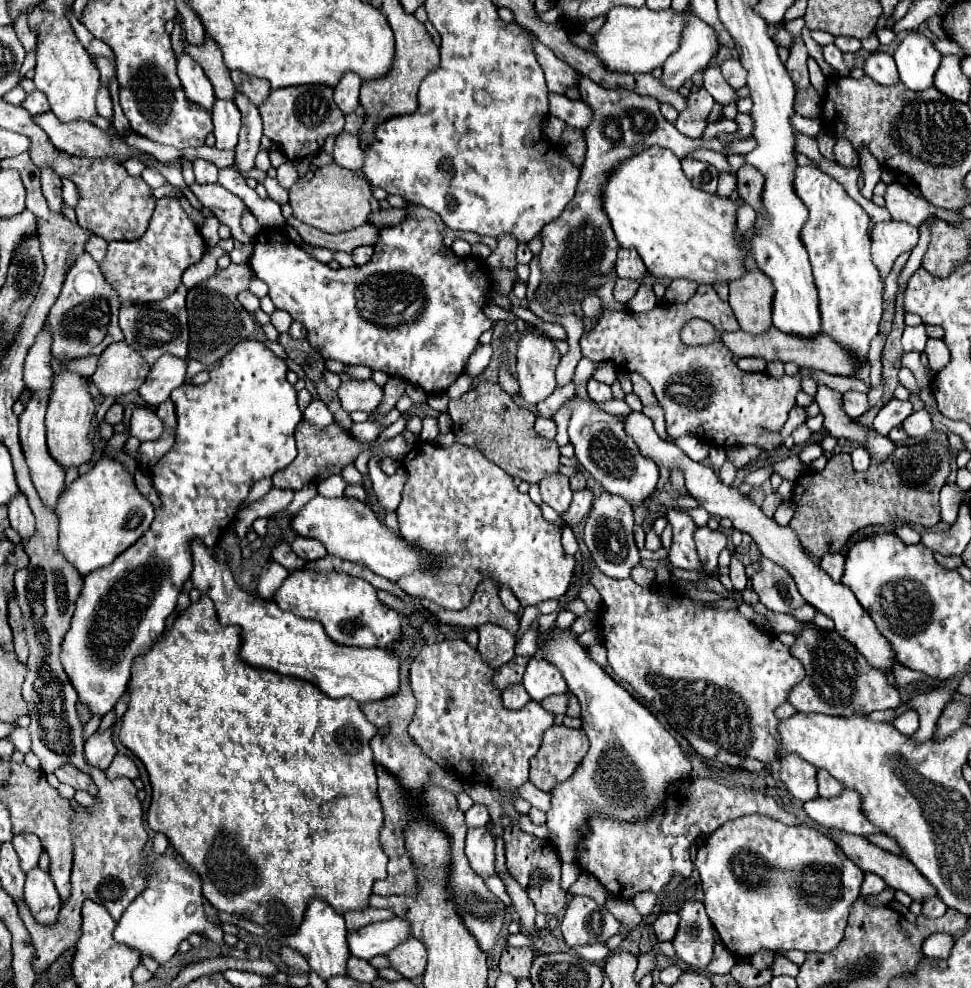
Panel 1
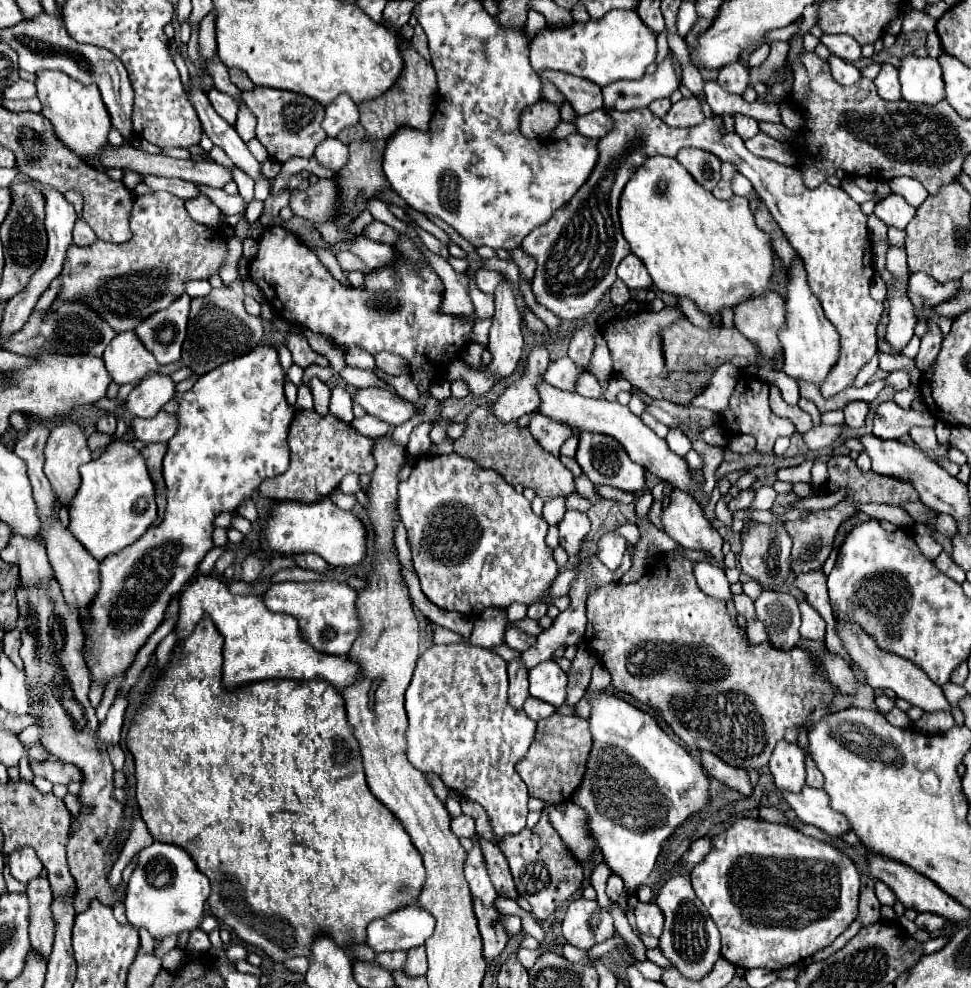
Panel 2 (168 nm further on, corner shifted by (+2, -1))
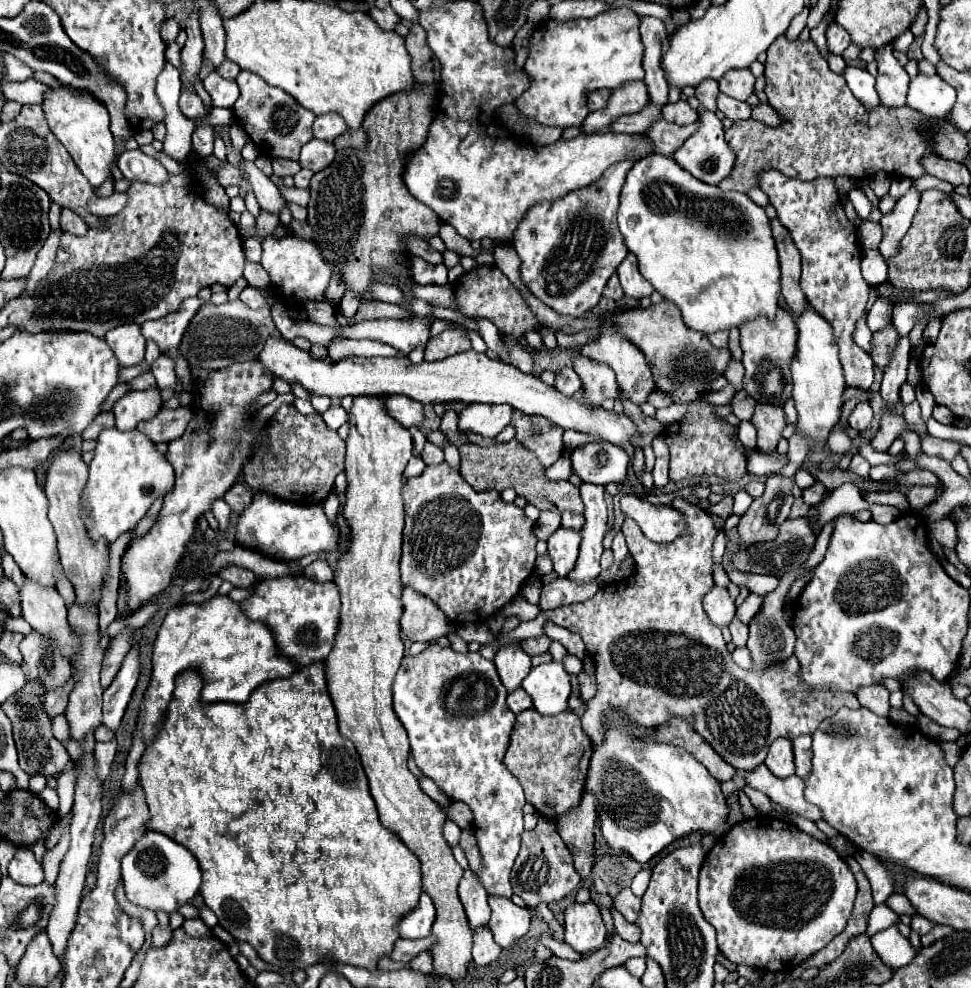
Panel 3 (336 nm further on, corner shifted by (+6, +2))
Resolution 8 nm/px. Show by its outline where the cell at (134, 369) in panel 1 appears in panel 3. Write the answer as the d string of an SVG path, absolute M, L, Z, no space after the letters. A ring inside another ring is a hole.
M126 323L122 327L114 327L114 331L106 333L106 343L112 347L112 351L122 367L138 365L144 359L146 339L142 337L138 325Z

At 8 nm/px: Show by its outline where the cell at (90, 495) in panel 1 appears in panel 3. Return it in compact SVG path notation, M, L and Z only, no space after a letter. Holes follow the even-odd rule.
M116 427L102 431L90 463L90 479L84 489L84 523L90 537L106 537L110 543L116 541L144 517L154 499L166 495L172 487L174 469L146 435L136 429L116 431Z

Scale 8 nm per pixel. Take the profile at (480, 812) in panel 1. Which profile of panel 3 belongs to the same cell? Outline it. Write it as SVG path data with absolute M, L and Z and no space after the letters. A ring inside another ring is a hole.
M446 821L444 827L442 827L442 835L446 839L448 845L458 845L458 839L460 839L460 827L454 825L454 821Z

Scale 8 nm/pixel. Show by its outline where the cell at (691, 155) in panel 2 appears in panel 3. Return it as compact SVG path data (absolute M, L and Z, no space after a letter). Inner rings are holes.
M700 109L698 115L700 115L698 117L698 121L700 121L698 131L694 135L690 135L684 141L684 145L674 153L674 161L682 169L692 173L696 179L710 183L710 185L718 185L726 175L730 175L730 171L734 167L734 151L730 149L730 145L724 139L722 121L712 111L706 111L706 109Z

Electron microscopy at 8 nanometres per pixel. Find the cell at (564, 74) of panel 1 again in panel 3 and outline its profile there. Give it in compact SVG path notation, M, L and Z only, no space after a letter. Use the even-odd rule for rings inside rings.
M598 89L598 91L590 93L590 95L588 95L588 109L590 109L590 111L602 109L602 107L606 105L606 101L608 101L610 95L612 95L610 89Z

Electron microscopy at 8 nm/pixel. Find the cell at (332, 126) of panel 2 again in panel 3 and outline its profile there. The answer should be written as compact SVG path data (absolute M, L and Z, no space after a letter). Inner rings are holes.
M326 113L322 117L316 117L314 121L314 137L322 139L322 141L334 141L336 137L340 137L348 127L344 123L342 117L338 117L336 113Z

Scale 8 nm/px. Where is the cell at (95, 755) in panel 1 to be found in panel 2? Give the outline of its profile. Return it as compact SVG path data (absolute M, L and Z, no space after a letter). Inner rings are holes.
M118 696L114 700L114 704L110 706L106 720L98 726L98 740L104 746L110 746L110 744L118 744L120 742L120 730L122 730L122 722L124 722L126 704L128 704L128 700L124 696Z

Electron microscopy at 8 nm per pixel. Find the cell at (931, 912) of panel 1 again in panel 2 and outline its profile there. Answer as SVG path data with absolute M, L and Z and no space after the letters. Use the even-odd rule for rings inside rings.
M922 912L922 914L918 914L918 918L916 918L914 922L916 922L918 928L924 928L924 930L928 930L928 932L934 932L934 930L938 930L938 928L942 928L942 926L946 924L946 918L940 916L940 914Z

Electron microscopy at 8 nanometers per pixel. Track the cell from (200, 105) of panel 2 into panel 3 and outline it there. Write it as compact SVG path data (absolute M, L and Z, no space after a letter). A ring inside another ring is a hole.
M242 161L240 167L242 167L242 171L246 173L246 179L252 185L252 191L254 191L254 197L256 197L260 209L274 213L274 215L280 215L282 209L286 209L286 201L280 195L278 187L254 163Z

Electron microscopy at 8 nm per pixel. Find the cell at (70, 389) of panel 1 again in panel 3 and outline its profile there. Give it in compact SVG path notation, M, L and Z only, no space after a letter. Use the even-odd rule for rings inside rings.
M60 451L50 463L44 491L50 503L48 517L58 537L58 553L60 553L62 569L64 569L64 575L74 585L76 601L78 605L98 607L104 575L108 571L108 541L106 539L92 541L88 537L88 529L82 519L82 491L86 487L86 479L88 479L88 465L82 461L80 453Z

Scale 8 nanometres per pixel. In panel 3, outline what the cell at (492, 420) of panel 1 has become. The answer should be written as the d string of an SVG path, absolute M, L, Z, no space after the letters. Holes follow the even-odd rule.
M512 439L508 443L492 445L492 447L480 447L480 445L466 443L466 445L460 447L460 457L462 457L460 475L476 491L486 491L486 489L504 491L504 489L510 487L510 489L516 491L516 495L524 497L528 503L536 505L540 511L546 511L546 509L554 509L558 513L562 513L562 511L582 511L580 509L582 499L580 499L578 487L574 487L570 481L550 481L550 479L546 479L544 467L516 439Z

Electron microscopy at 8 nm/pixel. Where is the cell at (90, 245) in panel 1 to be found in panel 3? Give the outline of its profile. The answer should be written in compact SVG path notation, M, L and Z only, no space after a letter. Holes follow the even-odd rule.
M62 209L62 213L60 213L60 227L62 227L62 231L72 233L72 235L86 235L86 231L88 231L88 225L84 223L84 219L80 219L70 209Z

